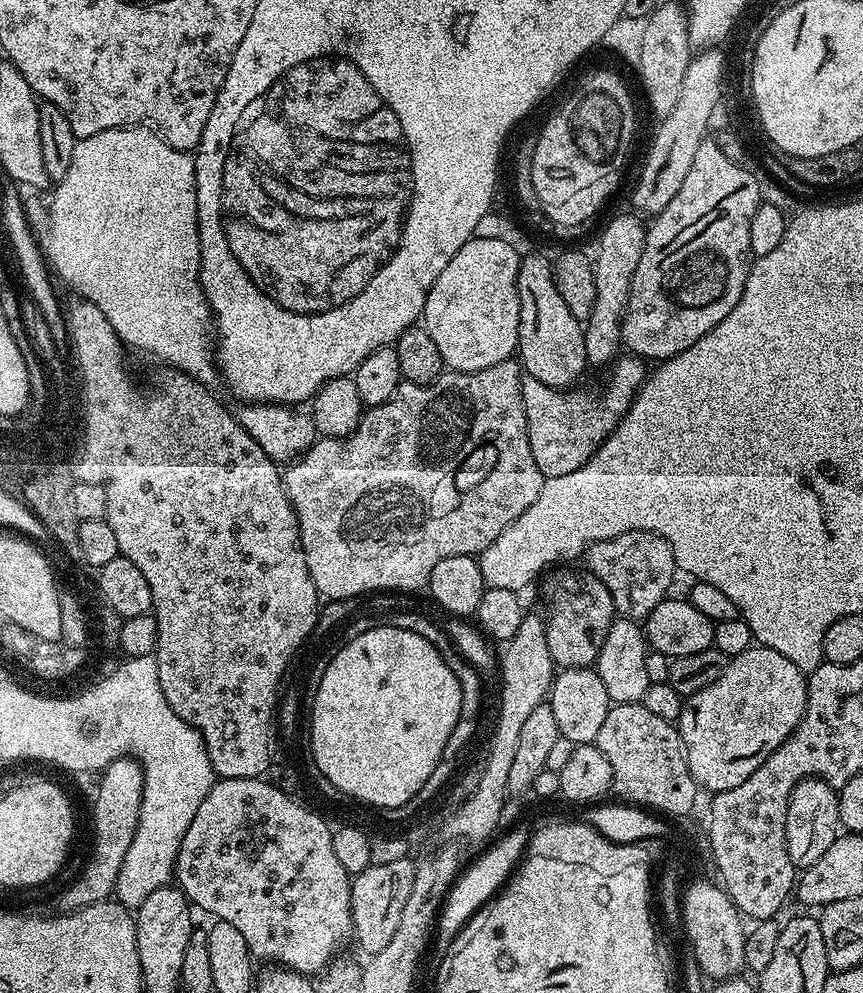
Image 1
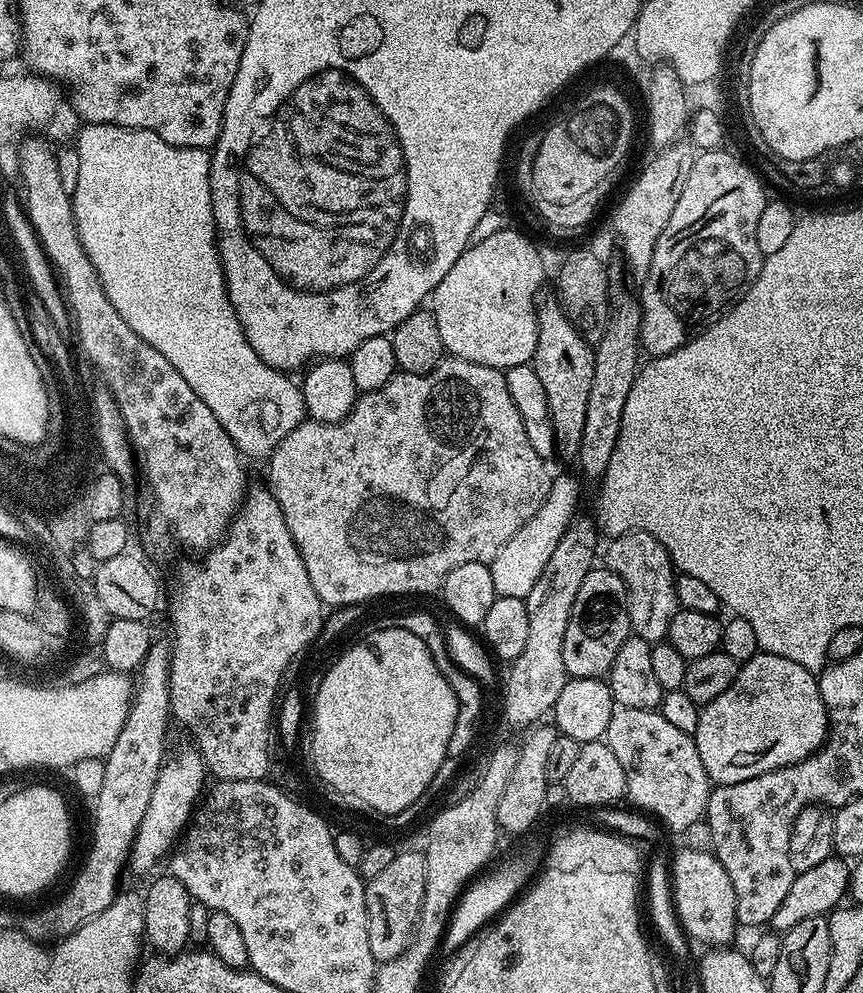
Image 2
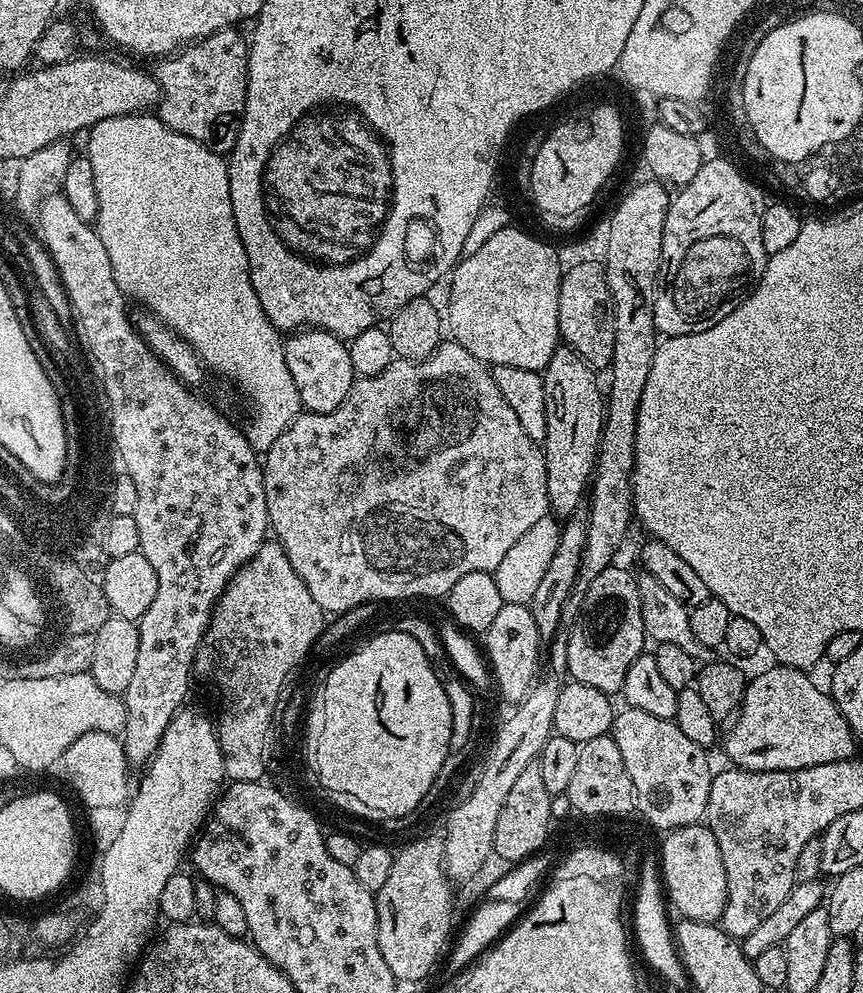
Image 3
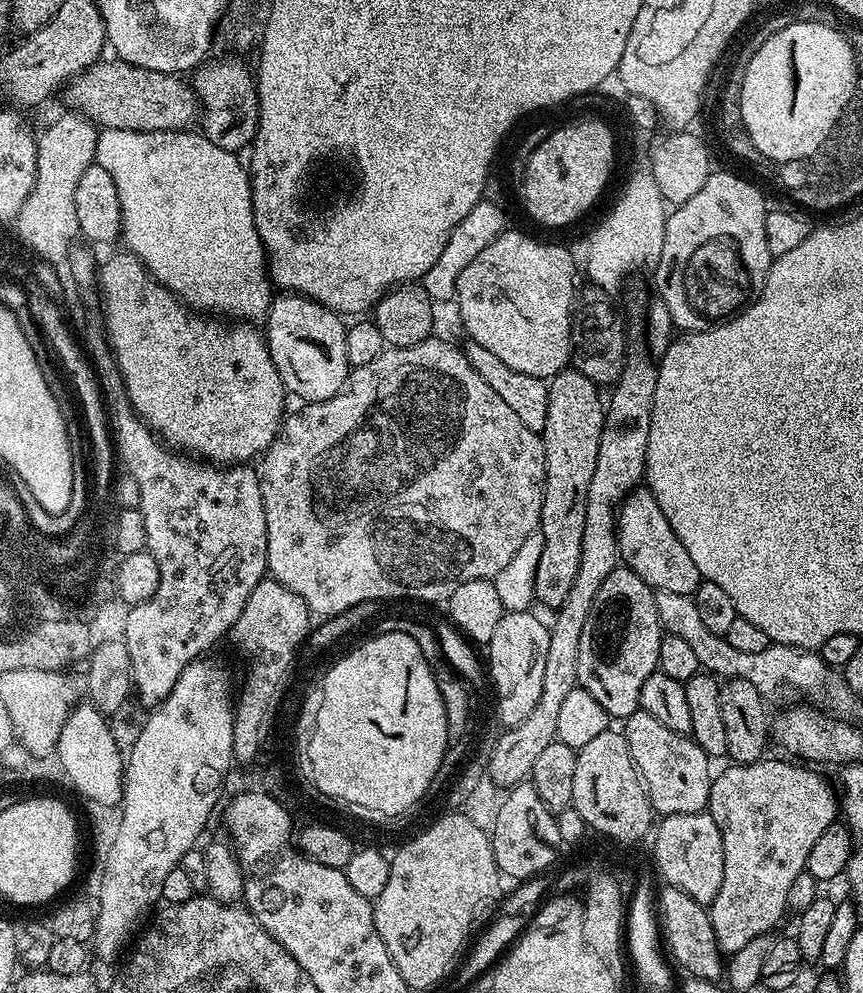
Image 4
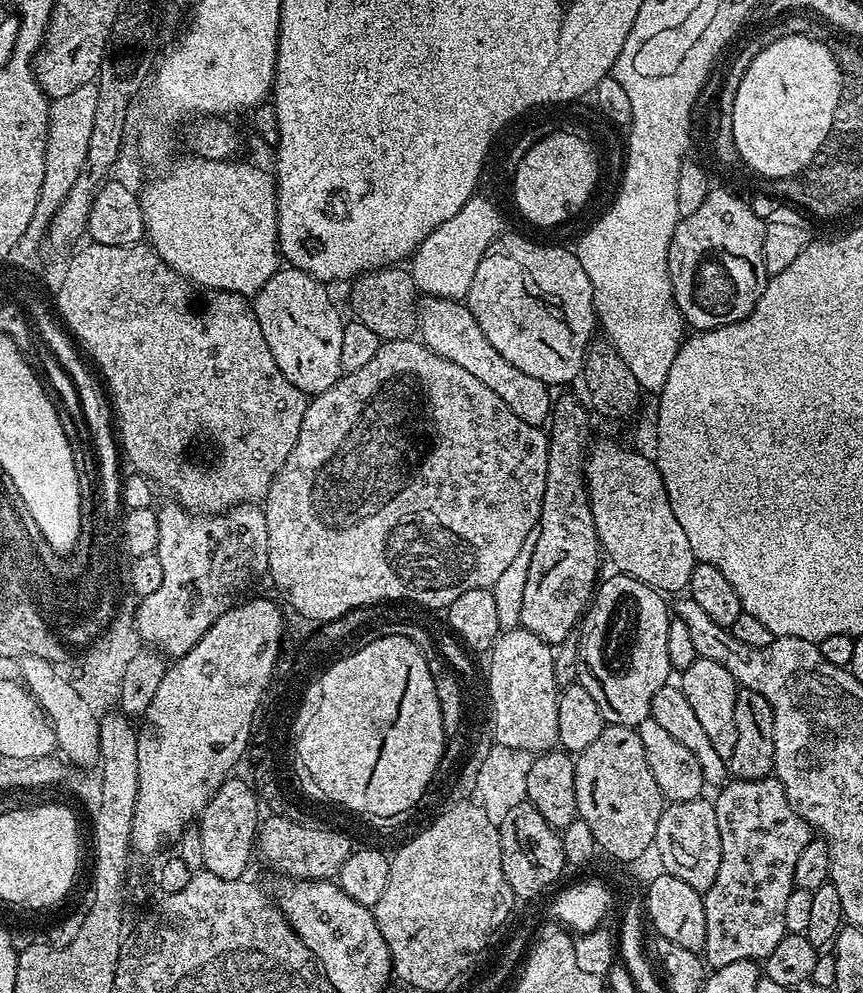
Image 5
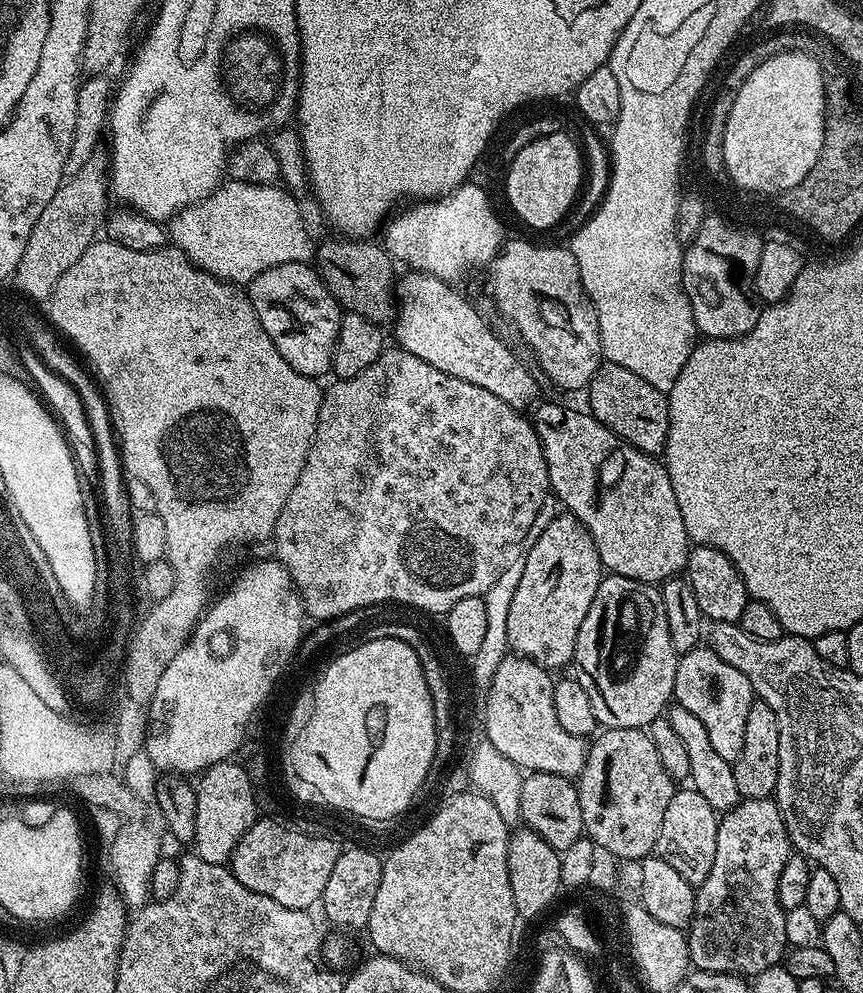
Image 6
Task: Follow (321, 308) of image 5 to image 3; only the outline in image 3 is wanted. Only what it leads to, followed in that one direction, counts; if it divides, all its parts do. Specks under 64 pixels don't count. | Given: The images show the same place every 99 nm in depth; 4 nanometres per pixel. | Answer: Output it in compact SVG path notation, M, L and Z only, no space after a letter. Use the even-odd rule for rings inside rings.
M321 328L296 330L284 340L284 353L286 366L290 366L290 378L294 378L300 403L307 411L326 414L342 406L346 394L350 394L357 374L354 366L350 366L348 345L341 337L323 332Z

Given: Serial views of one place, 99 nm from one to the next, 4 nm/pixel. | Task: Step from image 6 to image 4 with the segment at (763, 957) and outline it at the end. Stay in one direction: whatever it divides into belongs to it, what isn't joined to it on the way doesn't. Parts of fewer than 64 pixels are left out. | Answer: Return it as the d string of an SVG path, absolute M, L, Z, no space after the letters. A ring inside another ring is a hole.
M765 758L763 760L755 760L752 764L729 763L725 772L717 771L715 773L712 785L710 786L710 798L708 799L707 812L714 818L714 822L718 822L718 830L722 834L722 846L724 847L724 869L722 870L722 890L712 899L710 905L710 915L712 925L714 926L714 938L718 942L721 953L731 954L742 950L742 946L746 946L746 942L754 942L754 938L759 936L767 936L773 930L772 927L783 918L784 912L789 911L788 895L790 894L790 886L794 882L794 878L798 878L798 874L805 872L810 858L810 850L814 850L814 842L818 842L818 838L822 838L822 834L826 834L826 830L831 824L837 823L838 820L838 792L828 785L828 780L824 776L819 776L816 772L810 772L809 767L801 766L799 763L787 764L784 760L771 760Z

